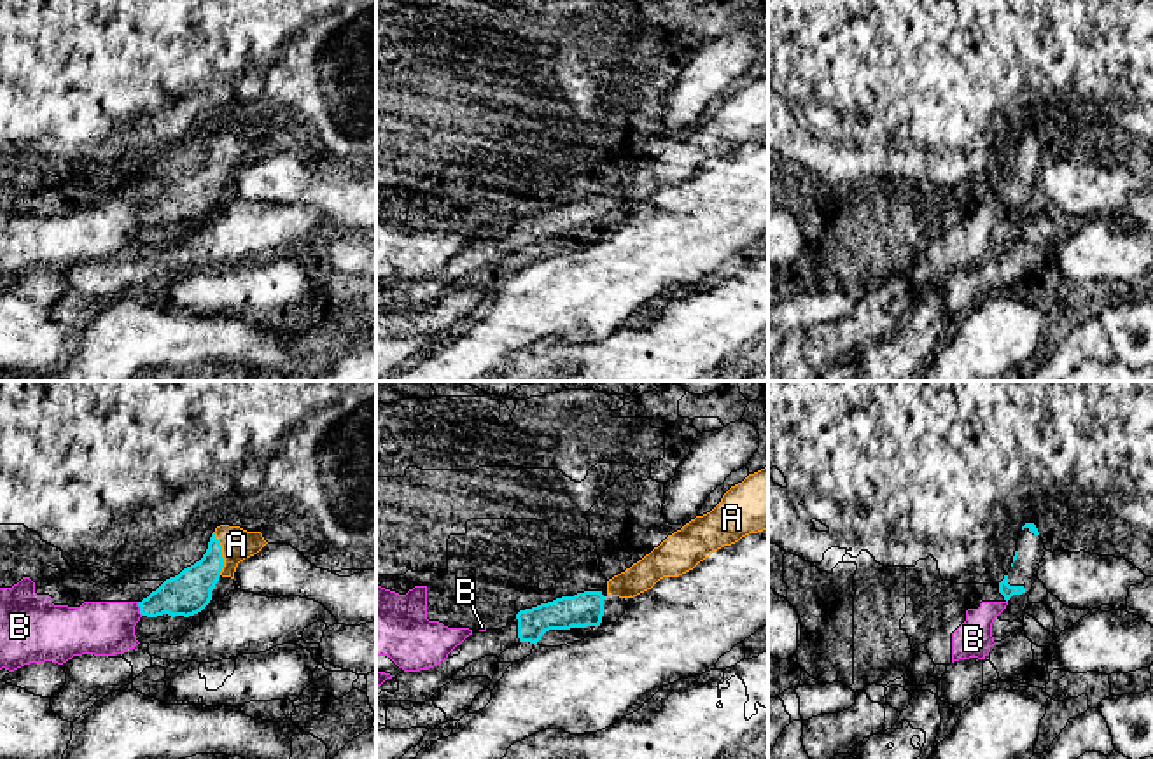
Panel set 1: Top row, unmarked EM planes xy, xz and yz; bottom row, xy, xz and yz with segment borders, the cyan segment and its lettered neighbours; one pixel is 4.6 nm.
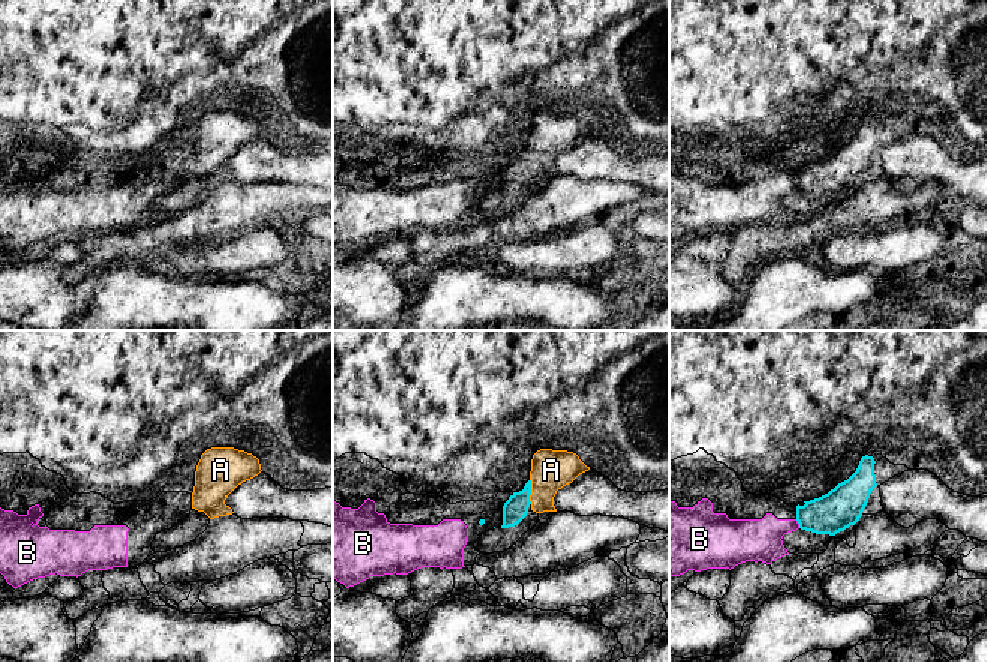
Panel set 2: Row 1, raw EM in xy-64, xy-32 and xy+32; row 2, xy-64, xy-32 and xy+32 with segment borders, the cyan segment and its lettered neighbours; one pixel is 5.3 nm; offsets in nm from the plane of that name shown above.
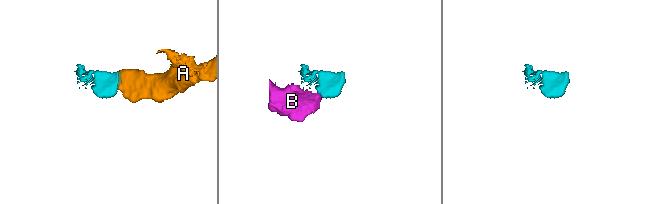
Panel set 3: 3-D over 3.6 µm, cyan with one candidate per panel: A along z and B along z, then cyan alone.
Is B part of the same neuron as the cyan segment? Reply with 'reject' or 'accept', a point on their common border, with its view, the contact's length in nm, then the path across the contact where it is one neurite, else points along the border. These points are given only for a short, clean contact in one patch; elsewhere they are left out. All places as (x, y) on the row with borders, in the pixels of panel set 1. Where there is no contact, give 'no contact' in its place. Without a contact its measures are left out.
reject | xy (140, 609) | 70 nm | along xy (137, 602), (142, 614)

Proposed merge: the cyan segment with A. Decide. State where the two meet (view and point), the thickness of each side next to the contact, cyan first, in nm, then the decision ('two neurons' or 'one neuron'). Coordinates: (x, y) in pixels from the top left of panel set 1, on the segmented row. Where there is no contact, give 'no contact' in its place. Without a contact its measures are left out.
xy (221, 553) | 200/140 nm | one neuron

